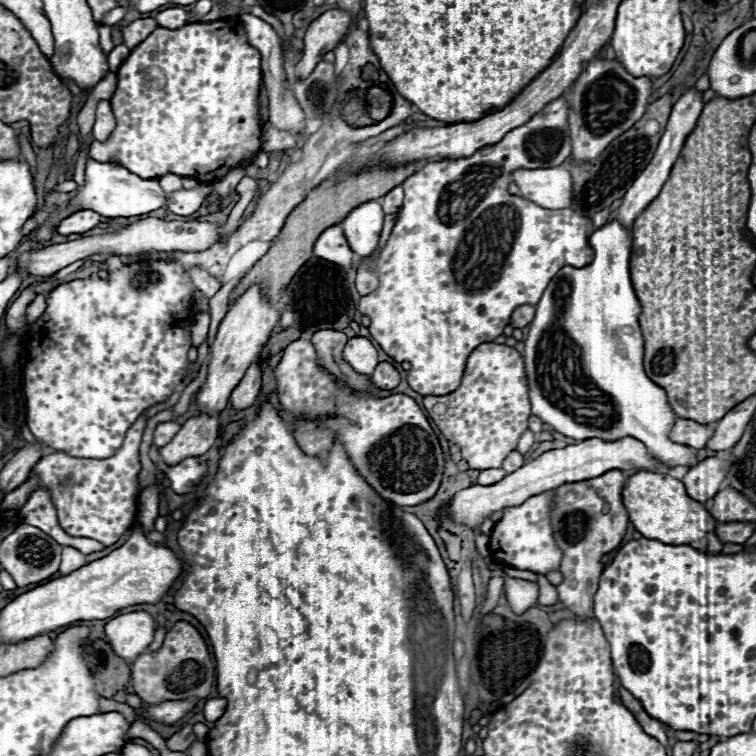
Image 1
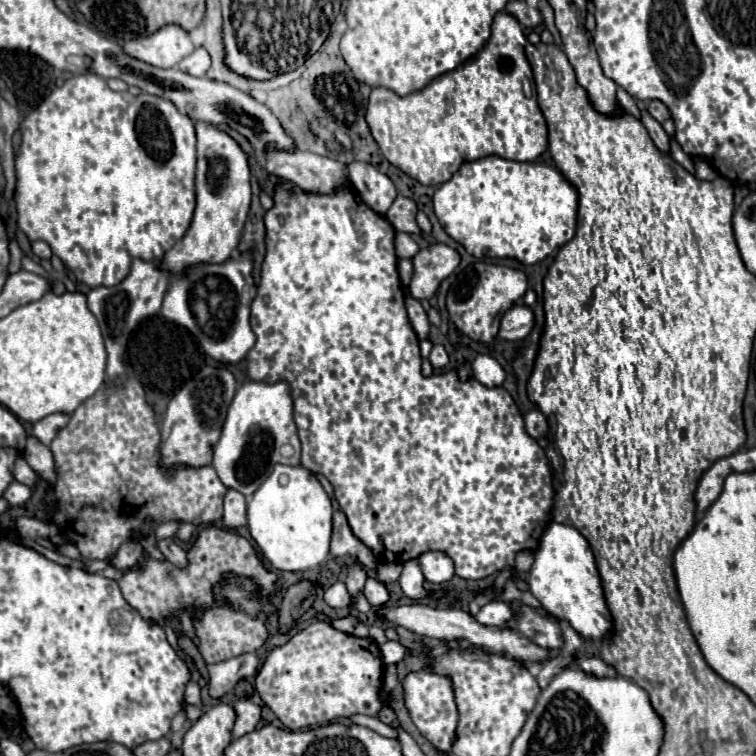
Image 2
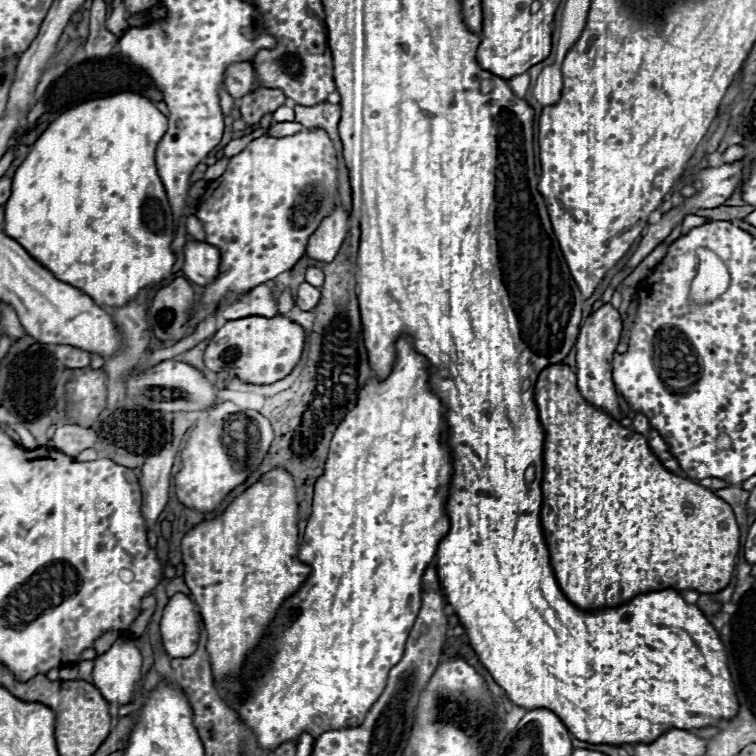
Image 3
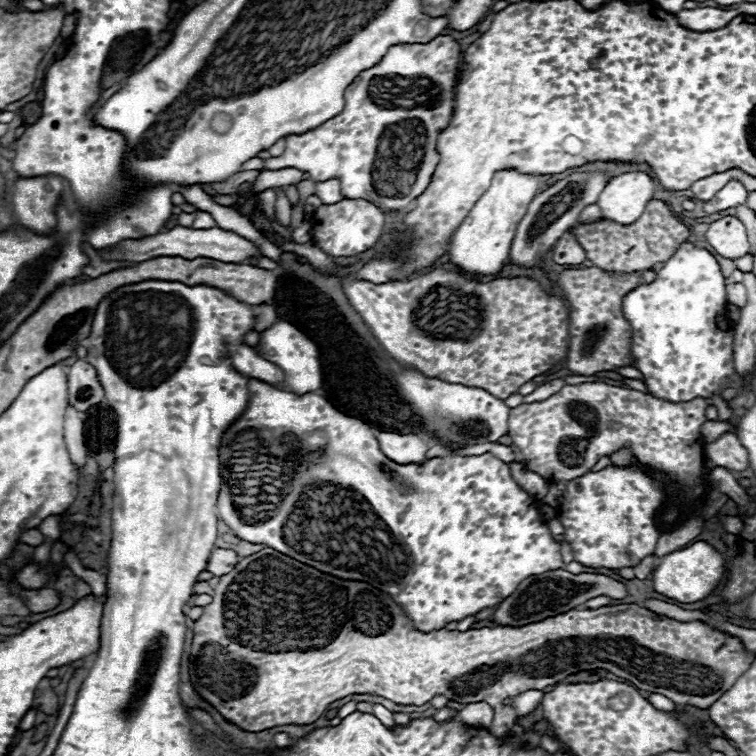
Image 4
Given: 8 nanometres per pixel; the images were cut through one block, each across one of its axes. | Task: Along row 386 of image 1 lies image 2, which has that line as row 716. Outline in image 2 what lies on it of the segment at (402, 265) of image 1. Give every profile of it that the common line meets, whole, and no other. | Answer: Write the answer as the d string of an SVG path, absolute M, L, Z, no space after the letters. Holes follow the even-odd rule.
M426 668L426 670L412 672L406 676L404 692L406 692L406 708L408 708L410 718L414 720L416 728L436 748L440 748L442 752L448 752L454 742L454 730L456 730L456 722L458 722L458 712L456 712L450 680L444 676L436 676L430 672L430 668Z

